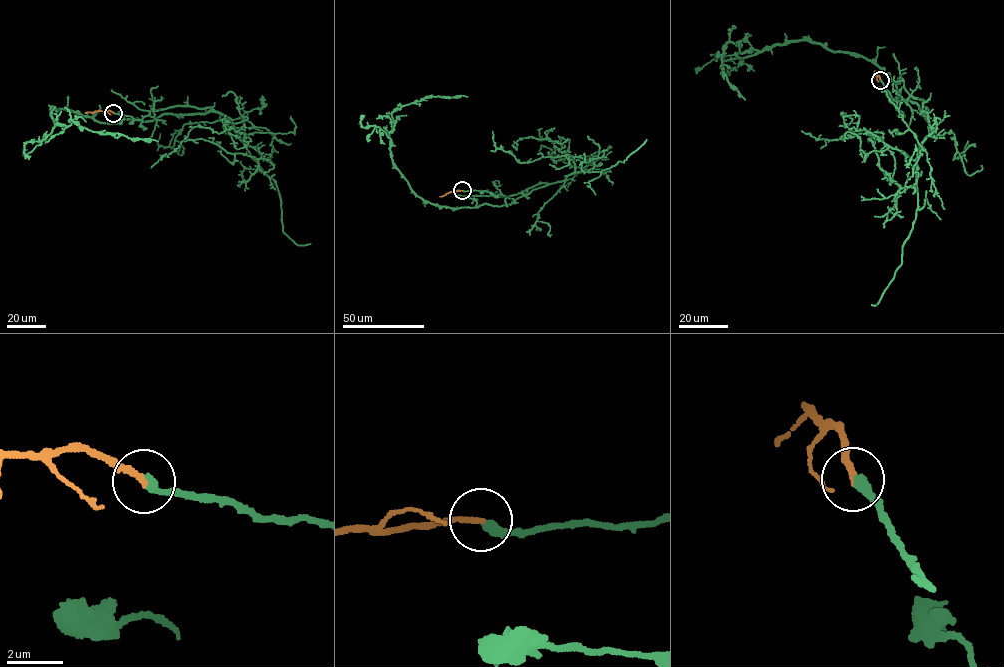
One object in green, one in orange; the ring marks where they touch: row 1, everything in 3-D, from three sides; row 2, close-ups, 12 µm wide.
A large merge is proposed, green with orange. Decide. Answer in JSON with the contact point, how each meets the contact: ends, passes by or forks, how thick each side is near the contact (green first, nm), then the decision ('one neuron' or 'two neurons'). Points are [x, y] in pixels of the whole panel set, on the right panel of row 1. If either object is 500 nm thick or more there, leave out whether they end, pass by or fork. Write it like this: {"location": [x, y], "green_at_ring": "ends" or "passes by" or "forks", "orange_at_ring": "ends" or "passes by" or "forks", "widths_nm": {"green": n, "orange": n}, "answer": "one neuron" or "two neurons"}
{"location": [880, 80], "green_at_ring": "ends", "orange_at_ring": "ends", "widths_nm": {"green": 360, "orange": 200}, "answer": "one neuron"}

